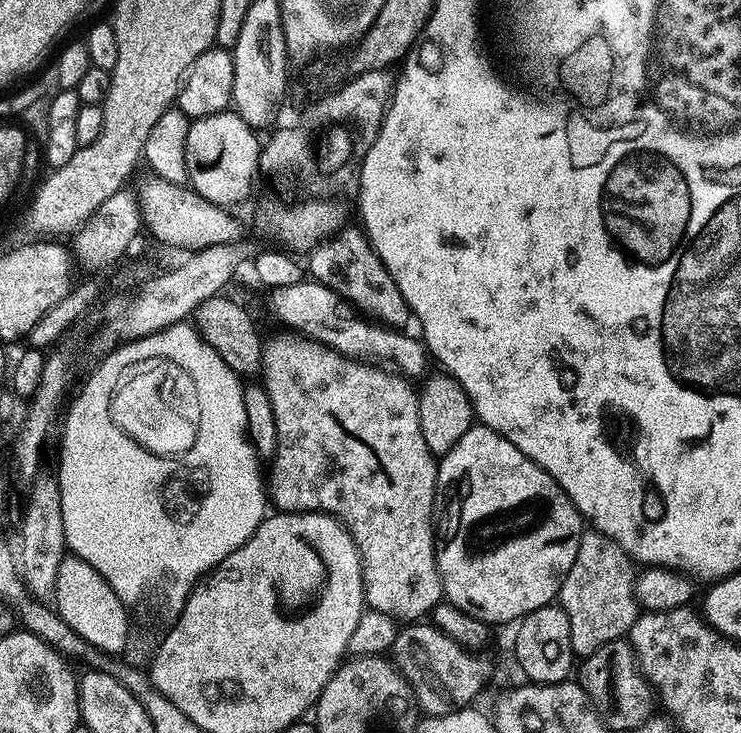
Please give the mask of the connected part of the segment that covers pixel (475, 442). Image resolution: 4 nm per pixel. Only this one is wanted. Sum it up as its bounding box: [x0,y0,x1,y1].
[436,423,586,626]

